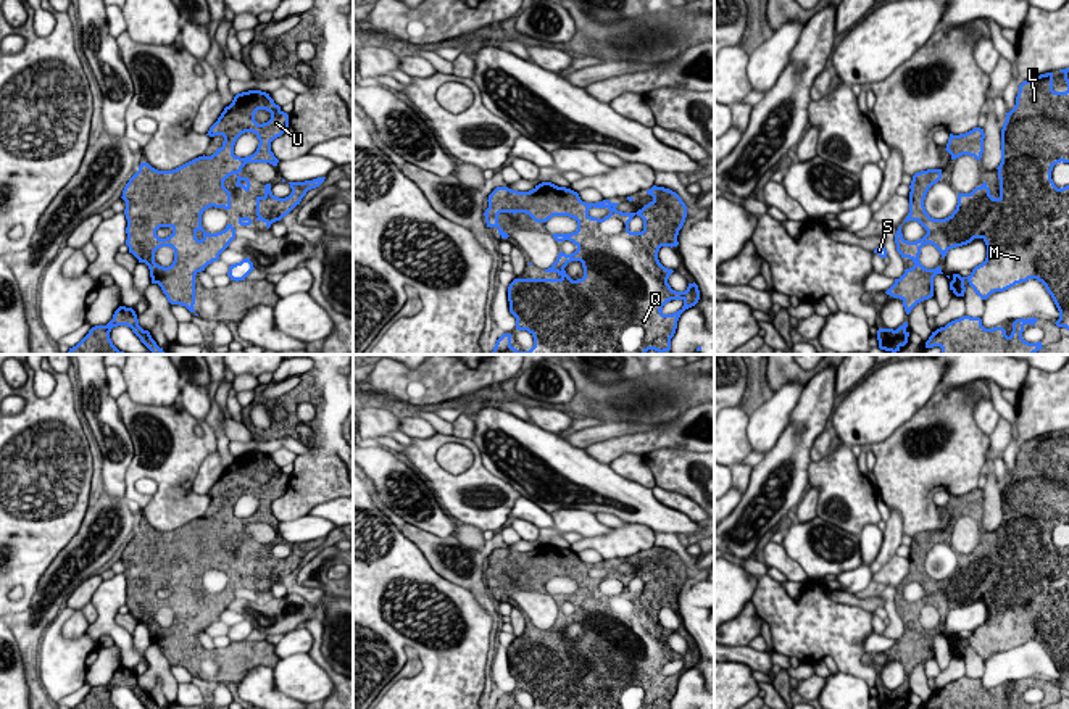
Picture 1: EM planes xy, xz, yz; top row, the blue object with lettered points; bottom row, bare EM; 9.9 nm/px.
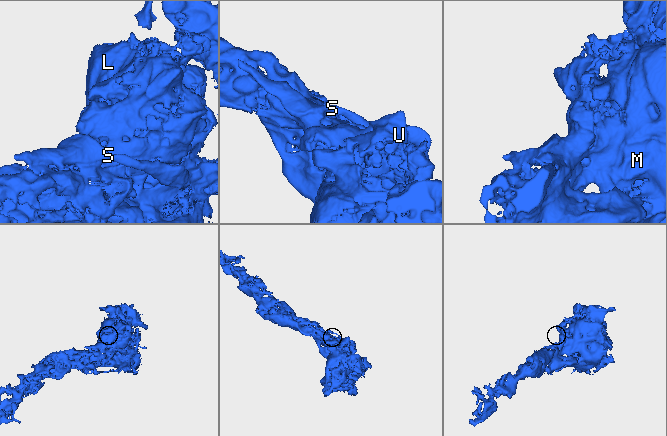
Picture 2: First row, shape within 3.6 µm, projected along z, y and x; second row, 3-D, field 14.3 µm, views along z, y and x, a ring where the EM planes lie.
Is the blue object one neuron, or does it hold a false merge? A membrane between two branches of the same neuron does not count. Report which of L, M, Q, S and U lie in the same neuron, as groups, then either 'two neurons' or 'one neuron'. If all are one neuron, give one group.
groups L M Q S U; one neuron

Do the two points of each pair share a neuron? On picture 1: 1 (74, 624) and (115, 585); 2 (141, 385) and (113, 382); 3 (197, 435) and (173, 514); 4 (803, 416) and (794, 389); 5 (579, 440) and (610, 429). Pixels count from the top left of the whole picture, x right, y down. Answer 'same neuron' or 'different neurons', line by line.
1: different neurons
2: different neurons
3: same neuron
4: different neurons
5: same neuron

